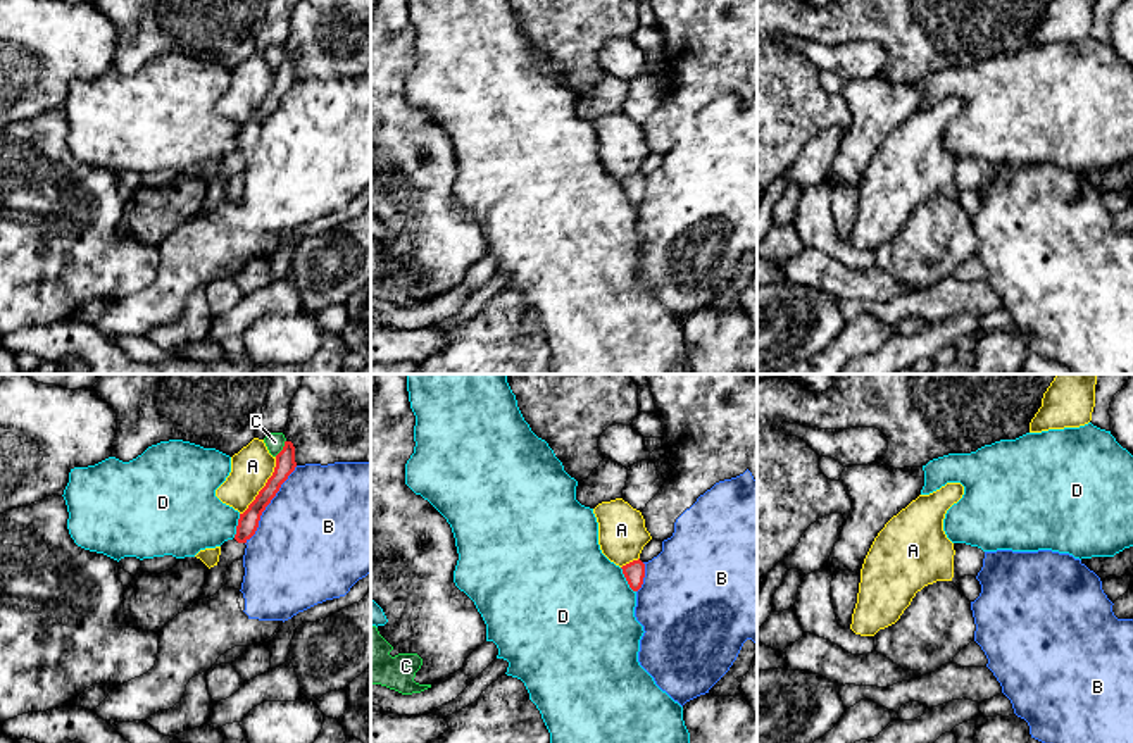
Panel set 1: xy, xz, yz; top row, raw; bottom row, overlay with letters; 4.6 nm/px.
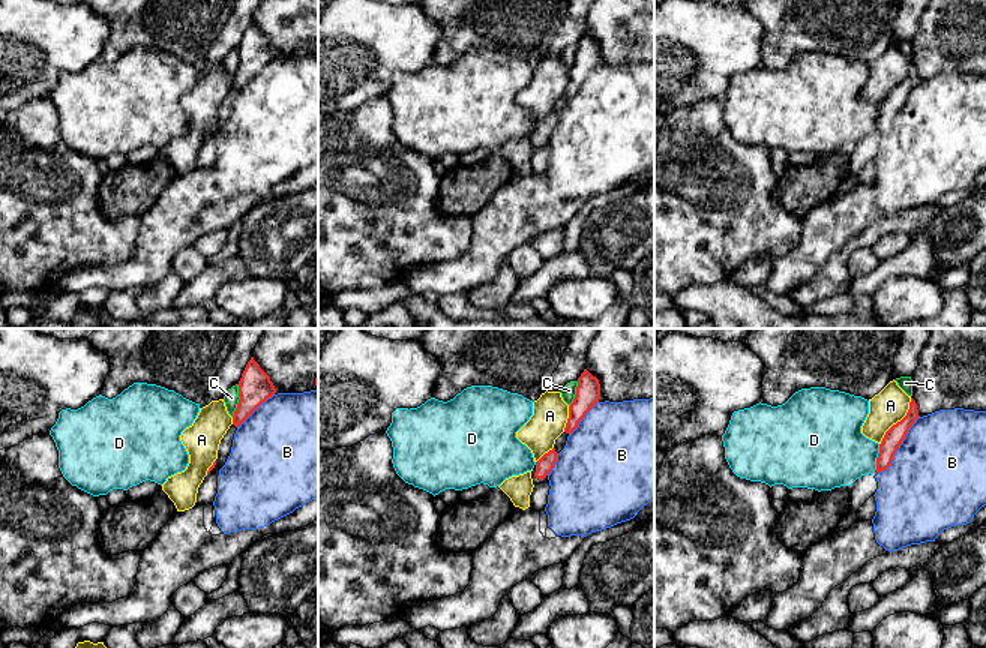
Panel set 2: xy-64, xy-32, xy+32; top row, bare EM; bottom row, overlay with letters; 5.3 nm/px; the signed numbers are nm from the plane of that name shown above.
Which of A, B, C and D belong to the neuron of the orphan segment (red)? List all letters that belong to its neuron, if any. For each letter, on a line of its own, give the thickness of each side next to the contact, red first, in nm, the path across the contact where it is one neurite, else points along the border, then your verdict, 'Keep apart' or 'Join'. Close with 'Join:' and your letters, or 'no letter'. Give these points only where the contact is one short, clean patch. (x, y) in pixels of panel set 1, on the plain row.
A: Thickness 100 nm (red) against 190 nm. Boundary: xy (276, 71), (273, 88), (240, 128). Keep apart
B: Thickness 100 nm (red) against 500 nm. Keep apart
C: Thickness 100 nm (red) against 90 nm. Boundary: xy (285, 54), (285, 59), (275, 69). Keep apart
D: Thickness 100 nm (red) against 500 nm. Boundary: xz (619, 181), (626, 197), (635, 206). Keep apart
Join: no letter

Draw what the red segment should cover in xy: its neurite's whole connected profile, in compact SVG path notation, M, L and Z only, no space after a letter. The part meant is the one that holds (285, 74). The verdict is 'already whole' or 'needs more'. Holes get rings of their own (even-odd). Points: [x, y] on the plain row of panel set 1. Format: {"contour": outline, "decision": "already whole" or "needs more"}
{"contour": "M285 55L283 64L276 69L272 90L267 93L266 100L259 105L248 122L240 128L235 152L221 159L219 176L209 183L202 212L210 212L222 202L226 184L235 174L243 172L247 162L245 157L255 148L262 126L295 81L295 60L291 55Z", "decision": "needs more"}

